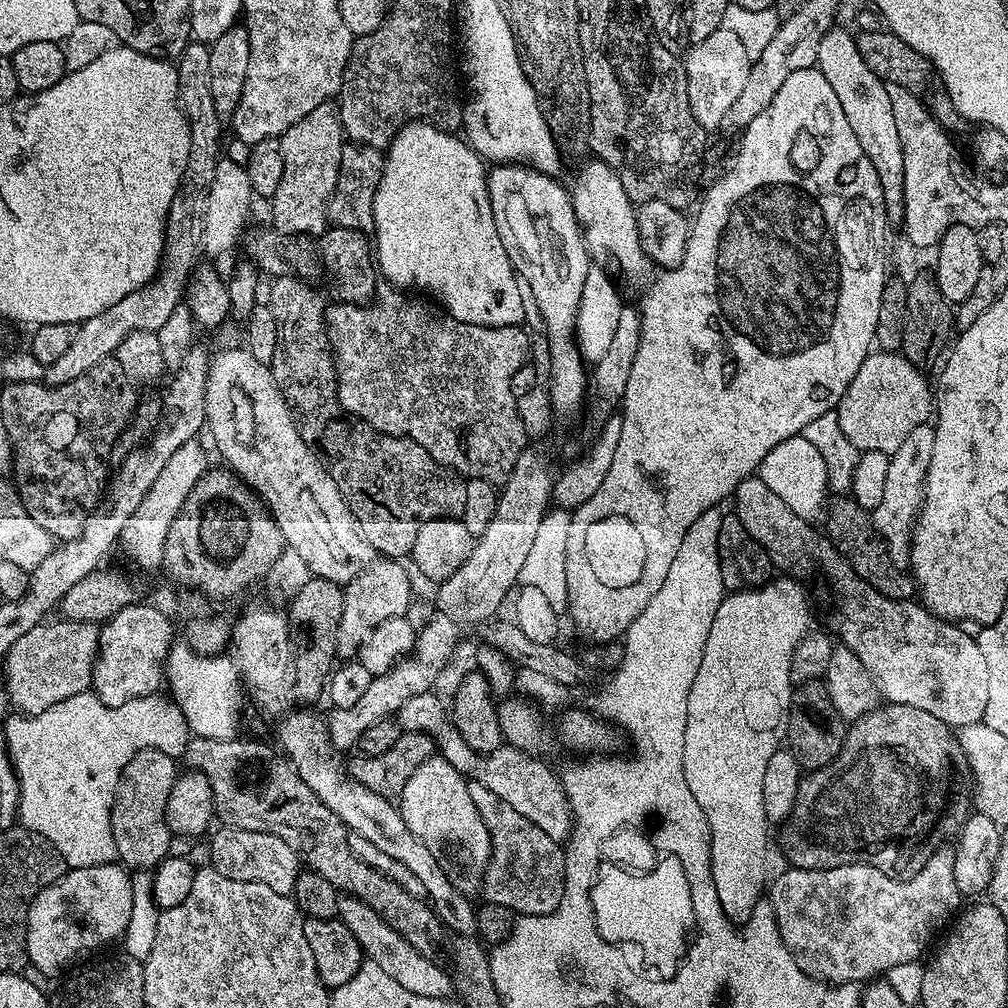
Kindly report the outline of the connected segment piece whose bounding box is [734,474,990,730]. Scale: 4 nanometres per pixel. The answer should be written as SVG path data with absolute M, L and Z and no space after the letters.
M759 475L747 476L734 493L736 508L734 514L742 526L762 549L766 550L770 560L777 569L788 568L791 564L804 564L809 560L817 564L828 575L832 583L832 596L836 599L836 628L840 631L839 643L845 648L854 650L858 654L858 662L872 676L873 682L880 689L881 697L887 703L915 706L917 710L926 710L934 714L934 718L942 718L948 727L959 730L962 726L979 724L986 714L988 699L988 675L986 662L982 659L982 650L978 650L978 642L970 631L963 632L961 625L956 622L941 620L933 612L929 612L923 603L911 600L892 600L882 595L874 586L870 586L846 563L839 550L832 545L827 535L819 534L812 529L813 525L802 519L766 482L762 482Z

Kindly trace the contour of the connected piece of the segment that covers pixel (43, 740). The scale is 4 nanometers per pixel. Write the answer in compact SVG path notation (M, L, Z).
M86 691L50 706L50 710L42 710L42 714L16 714L3 721L2 734L8 743L8 757L12 760L12 767L16 769L16 781L20 784L19 823L32 832L45 836L58 850L58 854L62 854L69 869L102 866L117 859L110 814L118 778L126 762L134 758L138 750L153 748L167 752L170 748L170 700L167 695L160 695L141 696L138 700L127 700L122 706L111 708L91 691Z

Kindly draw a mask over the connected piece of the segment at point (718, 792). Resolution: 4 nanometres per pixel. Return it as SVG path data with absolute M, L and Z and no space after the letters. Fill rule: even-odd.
M776 580L762 584L758 588L744 591L733 591L725 595L718 606L718 614L714 614L714 623L710 626L710 634L706 634L706 646L702 650L702 666L698 666L698 674L694 674L694 686L690 686L690 698L686 702L686 746L682 746L682 770L686 774L686 786L690 786L690 794L694 794L694 802L702 806L702 814L706 814L708 829L712 832L712 853L710 854L710 874L714 882L714 890L718 894L718 902L728 919L743 922L750 918L752 907L761 903L766 892L768 876L768 828L770 821L766 818L764 799L762 798L762 778L766 775L766 766L770 758L785 743L788 735L788 707L792 701L794 685L792 682L792 655L798 642L805 636L806 630L813 627L812 604L804 593L804 588L796 580Z

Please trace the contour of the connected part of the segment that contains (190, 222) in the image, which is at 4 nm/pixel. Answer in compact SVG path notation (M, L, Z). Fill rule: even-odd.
M190 42L178 57L175 65L180 87L180 107L188 120L190 130L190 154L186 158L186 170L180 179L180 188L170 202L168 221L164 231L164 259L155 280L146 286L126 294L122 302L114 302L102 314L84 320L74 334L74 343L64 351L54 363L43 369L43 383L48 386L74 382L81 374L86 374L90 366L115 357L122 338L134 330L156 332L170 314L182 303L190 277L201 259L206 230L206 198L210 198L210 182L214 182L214 170L220 161L220 127L222 121L218 110L214 110L214 97L210 94L210 47L199 42Z

